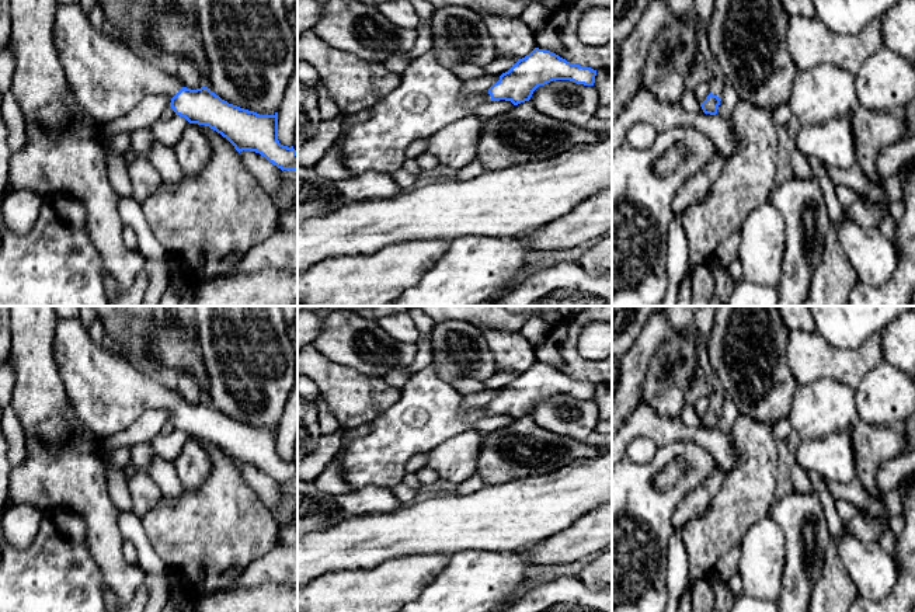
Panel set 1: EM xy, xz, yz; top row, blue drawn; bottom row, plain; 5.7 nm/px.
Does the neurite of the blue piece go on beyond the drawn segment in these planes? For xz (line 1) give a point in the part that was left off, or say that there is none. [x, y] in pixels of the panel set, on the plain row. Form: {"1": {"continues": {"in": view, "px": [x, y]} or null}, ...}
{"1": {"continues": {"in": "xz", "px": [430, 410]}}}

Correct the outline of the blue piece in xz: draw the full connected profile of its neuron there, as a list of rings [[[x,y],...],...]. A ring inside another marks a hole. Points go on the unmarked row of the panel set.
[[[535,362],[502,387],[486,407],[465,410],[465,396],[442,380],[432,366],[428,366],[410,376],[401,389],[400,399],[370,423],[370,431],[366,435],[341,449],[342,479],[352,490],[368,484],[394,487],[403,483],[407,463],[415,455],[427,453],[445,439],[473,430],[473,425],[483,417],[505,414],[518,420],[529,415],[539,400],[553,394],[594,400],[595,390],[596,385],[591,382],[570,378],[550,365]]]

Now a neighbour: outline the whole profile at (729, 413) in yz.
[[[726,394],[721,415],[716,430],[730,437],[737,415],[738,411],[735,403],[731,400],[730,396]]]

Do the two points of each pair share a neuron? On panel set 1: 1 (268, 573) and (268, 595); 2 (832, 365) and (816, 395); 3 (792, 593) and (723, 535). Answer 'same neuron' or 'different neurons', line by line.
1: different neurons
2: different neurons
3: different neurons

